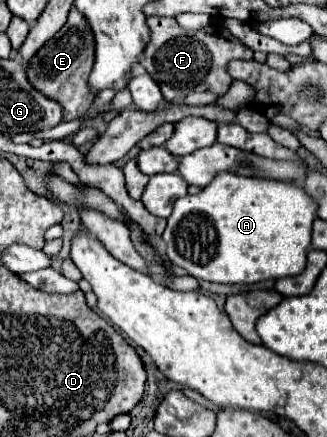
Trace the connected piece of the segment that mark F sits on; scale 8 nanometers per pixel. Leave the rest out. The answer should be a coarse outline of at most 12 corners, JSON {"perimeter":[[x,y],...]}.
{"perimeter":[[149,17],[139,63],[167,101],[225,95],[253,51],[223,27]]}

